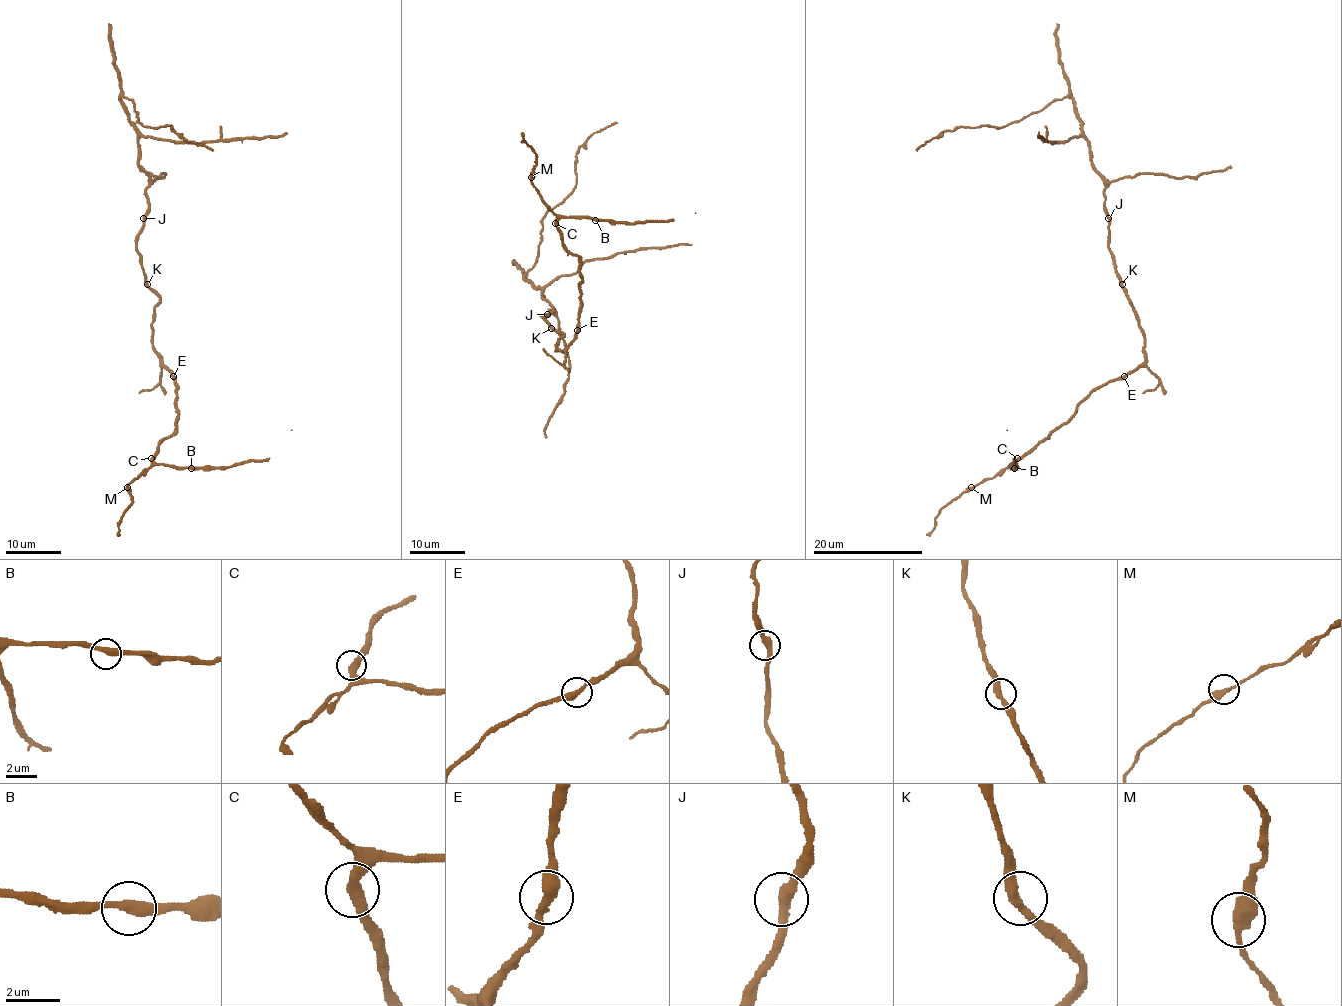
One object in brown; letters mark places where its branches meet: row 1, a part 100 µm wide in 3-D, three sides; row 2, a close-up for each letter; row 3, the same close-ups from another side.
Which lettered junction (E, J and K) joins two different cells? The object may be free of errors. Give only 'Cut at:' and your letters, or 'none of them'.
Cut at: none of them

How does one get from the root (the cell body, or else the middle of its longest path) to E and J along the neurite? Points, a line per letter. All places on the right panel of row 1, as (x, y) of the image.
E: (1119, 284), (1134, 307), (1144, 336), (1145, 358), (1124, 376)
J: (1119, 284), (1115, 257), (1108, 246), (1108, 218)

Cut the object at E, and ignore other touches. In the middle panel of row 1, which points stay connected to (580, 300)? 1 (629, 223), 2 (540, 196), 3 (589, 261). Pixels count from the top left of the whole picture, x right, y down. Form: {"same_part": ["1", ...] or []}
{"same_part": ["1", "2"]}

